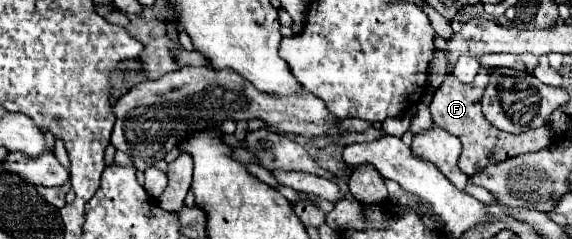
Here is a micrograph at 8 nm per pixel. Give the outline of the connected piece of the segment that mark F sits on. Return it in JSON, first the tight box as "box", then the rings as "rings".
{"box":[429,68,555,176],"rings":[[[485,68],[479,70],[479,74],[475,76],[475,80],[471,84],[463,84],[463,82],[455,80],[455,76],[451,74],[437,88],[437,92],[435,92],[435,96],[429,104],[435,126],[445,128],[447,132],[451,132],[453,136],[457,136],[461,140],[463,152],[461,152],[461,158],[459,158],[459,168],[467,176],[479,174],[489,164],[497,164],[497,162],[503,162],[507,158],[515,158],[515,156],[527,154],[527,152],[539,152],[539,150],[543,150],[543,148],[547,148],[555,142],[555,132],[547,126],[535,128],[535,130],[523,132],[523,134],[507,134],[507,132],[497,130],[495,126],[491,126],[485,120],[485,116],[481,112],[481,104],[479,104],[483,88],[487,86],[487,80],[489,80],[489,70],[485,70]]]}

